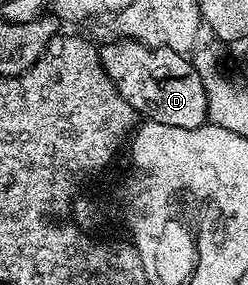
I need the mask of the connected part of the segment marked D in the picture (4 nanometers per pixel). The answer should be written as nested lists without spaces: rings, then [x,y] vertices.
[[[130,40],[114,41],[100,47],[101,67],[115,88],[119,88],[119,96],[123,96],[138,115],[164,126],[199,128],[206,125],[209,117],[207,92],[196,65],[184,53],[167,47],[151,48]]]

